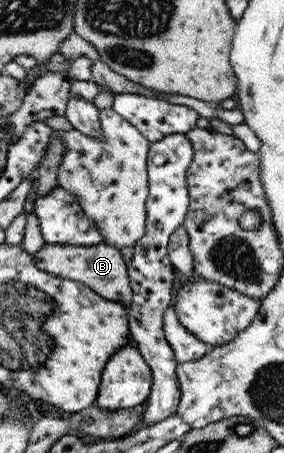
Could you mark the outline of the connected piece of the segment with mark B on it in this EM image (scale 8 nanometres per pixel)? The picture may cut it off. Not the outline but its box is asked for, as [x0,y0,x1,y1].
[33,241,132,303]

